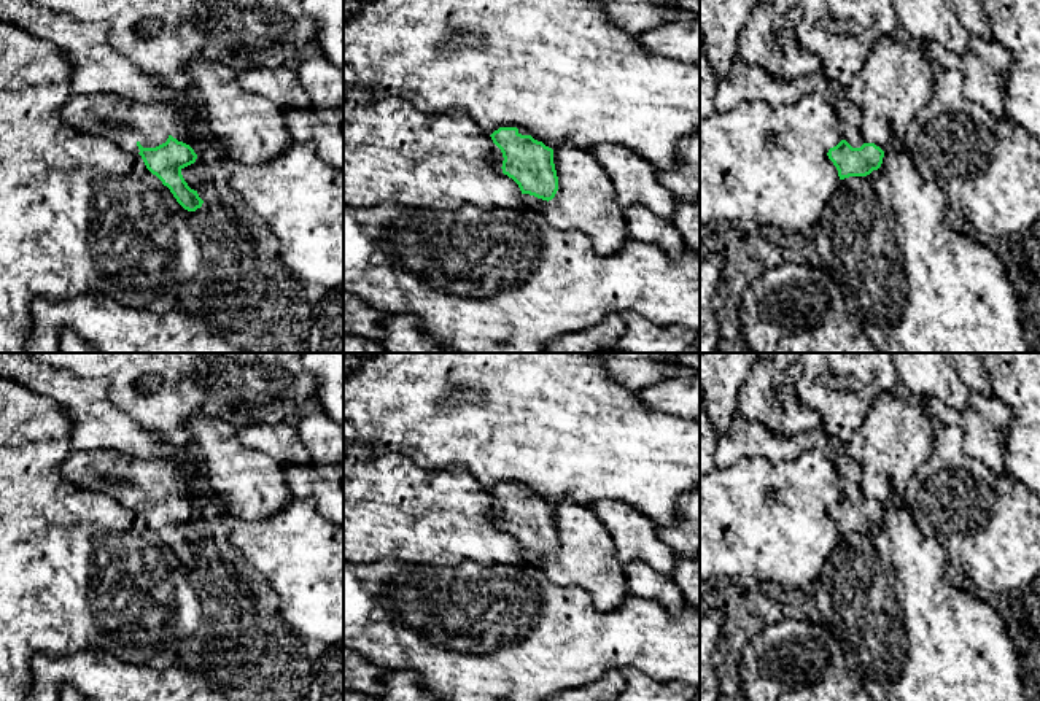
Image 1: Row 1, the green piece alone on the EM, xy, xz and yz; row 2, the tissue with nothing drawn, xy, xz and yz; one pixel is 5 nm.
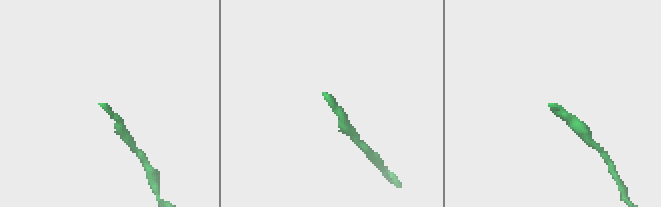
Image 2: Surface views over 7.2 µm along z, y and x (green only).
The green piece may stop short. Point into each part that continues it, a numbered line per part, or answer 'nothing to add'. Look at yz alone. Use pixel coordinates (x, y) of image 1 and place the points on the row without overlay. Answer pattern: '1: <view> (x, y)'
1: yz (745, 439)

